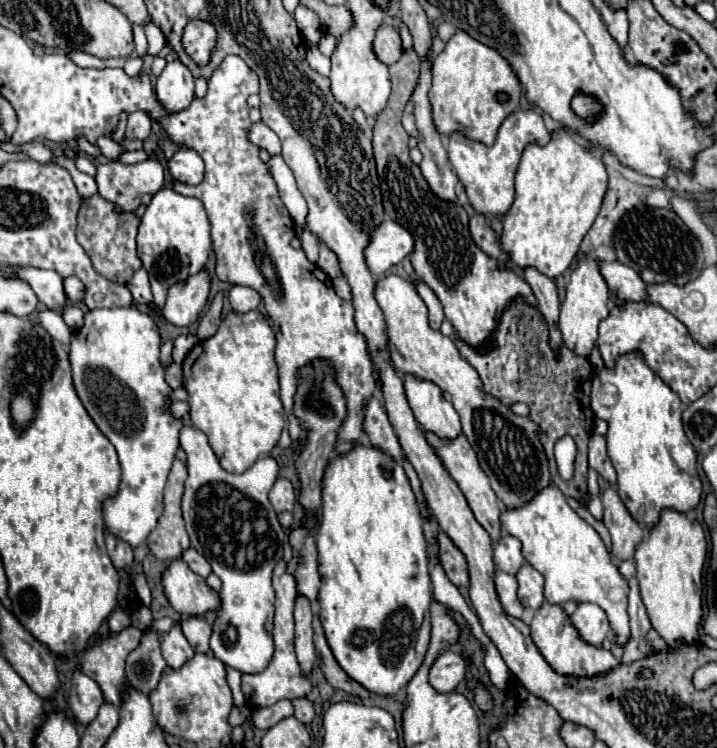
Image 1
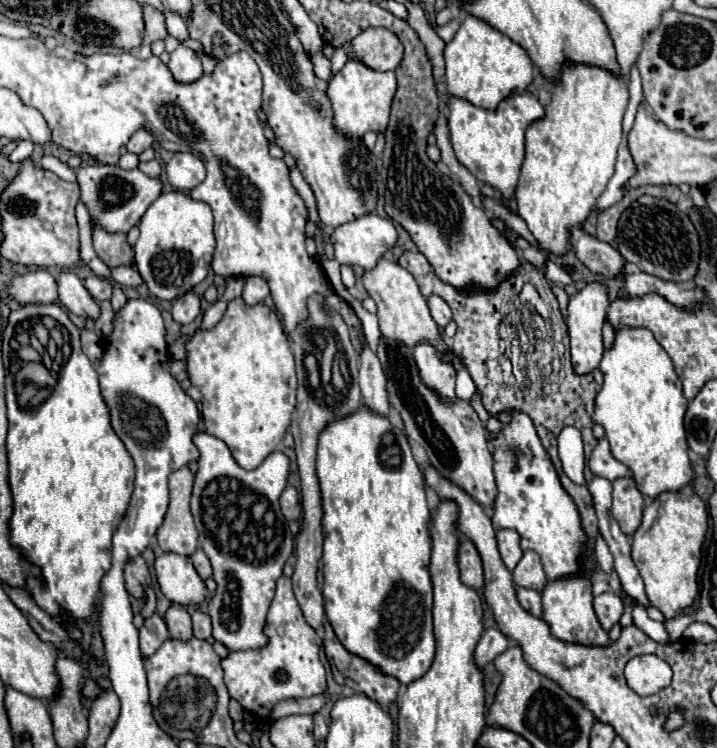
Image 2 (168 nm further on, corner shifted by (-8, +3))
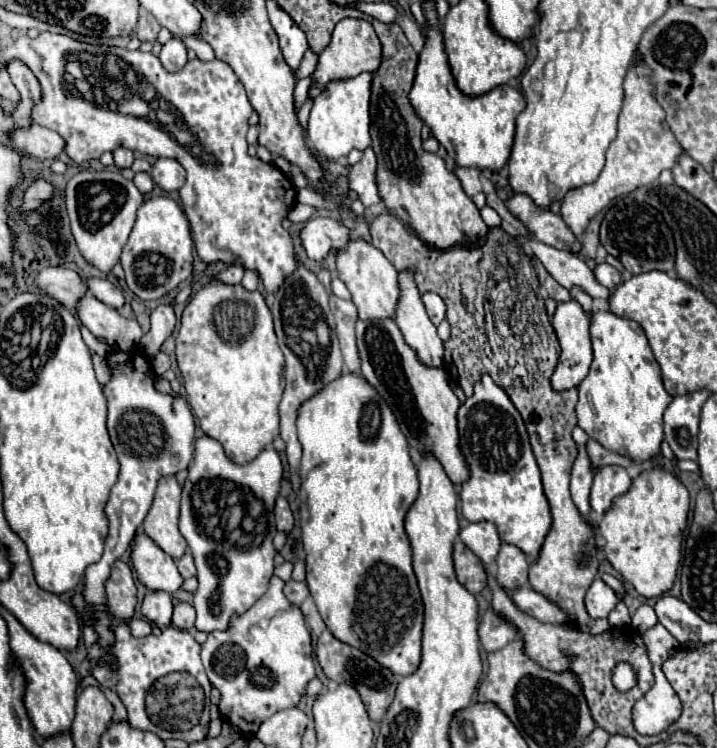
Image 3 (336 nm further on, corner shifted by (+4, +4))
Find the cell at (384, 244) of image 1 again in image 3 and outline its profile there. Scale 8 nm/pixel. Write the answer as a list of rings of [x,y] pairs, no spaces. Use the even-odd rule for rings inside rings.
[[[314,218],[302,228],[302,244],[310,260],[322,262],[330,250],[340,252],[350,240],[350,228],[338,218]]]

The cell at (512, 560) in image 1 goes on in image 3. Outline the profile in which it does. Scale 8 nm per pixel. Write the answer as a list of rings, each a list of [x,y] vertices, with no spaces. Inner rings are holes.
[[[478,522],[468,524],[464,530],[460,530],[460,540],[490,568],[496,564],[496,554],[500,552],[500,538],[498,530],[492,522]]]

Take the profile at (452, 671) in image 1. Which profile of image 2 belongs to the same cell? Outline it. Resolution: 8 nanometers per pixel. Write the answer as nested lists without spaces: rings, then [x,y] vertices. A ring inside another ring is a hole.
[[[496,627],[486,629],[482,635],[478,647],[476,647],[476,665],[486,667],[490,661],[494,661],[500,653],[504,653],[510,645],[510,639]]]

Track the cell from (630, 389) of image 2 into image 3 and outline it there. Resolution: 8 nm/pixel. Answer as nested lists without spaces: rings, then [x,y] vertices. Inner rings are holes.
[[[594,312],[590,318],[590,334],[594,360],[588,376],[578,386],[578,426],[590,438],[608,446],[608,450],[632,458],[632,462],[646,462],[660,454],[664,440],[662,416],[668,402],[672,402],[672,396],[664,390],[660,366],[644,330],[634,320],[610,312]]]

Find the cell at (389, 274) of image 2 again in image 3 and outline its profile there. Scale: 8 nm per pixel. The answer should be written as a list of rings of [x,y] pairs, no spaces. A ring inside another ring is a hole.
[[[350,240],[348,246],[336,252],[336,268],[340,280],[352,292],[352,302],[358,308],[360,320],[370,318],[394,318],[396,302],[400,300],[400,284],[396,268],[384,258],[384,254],[364,240]]]

